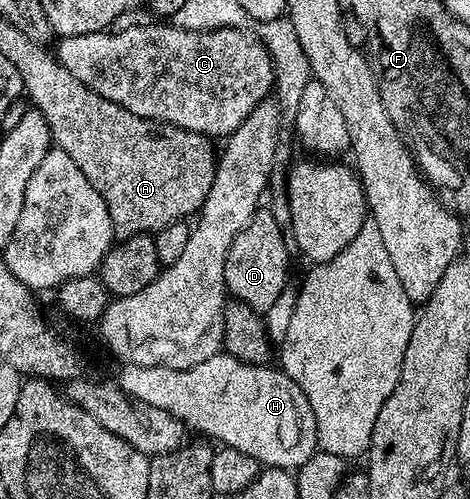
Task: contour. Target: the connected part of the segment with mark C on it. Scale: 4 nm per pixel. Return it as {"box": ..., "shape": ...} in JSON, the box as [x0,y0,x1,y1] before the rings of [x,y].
{"box":[54,22,275,138],"shape":[[[153,22],[144,26],[134,26],[130,30],[122,30],[121,33],[105,30],[95,32],[94,34],[59,37],[55,41],[55,44],[57,44],[56,50],[54,48],[54,56],[59,60],[63,68],[68,70],[70,74],[74,74],[74,78],[78,78],[78,82],[90,86],[90,90],[94,90],[94,94],[102,94],[102,98],[110,98],[110,102],[114,102],[118,106],[130,110],[130,114],[138,114],[147,120],[161,120],[164,124],[173,124],[191,132],[202,133],[209,138],[217,138],[216,136],[227,138],[246,120],[254,106],[267,99],[267,96],[273,91],[275,85],[275,65],[268,53],[268,49],[260,43],[259,39],[252,37],[251,40],[248,35],[250,34],[238,28],[219,28],[216,31],[194,31],[176,28],[171,22]]]}

